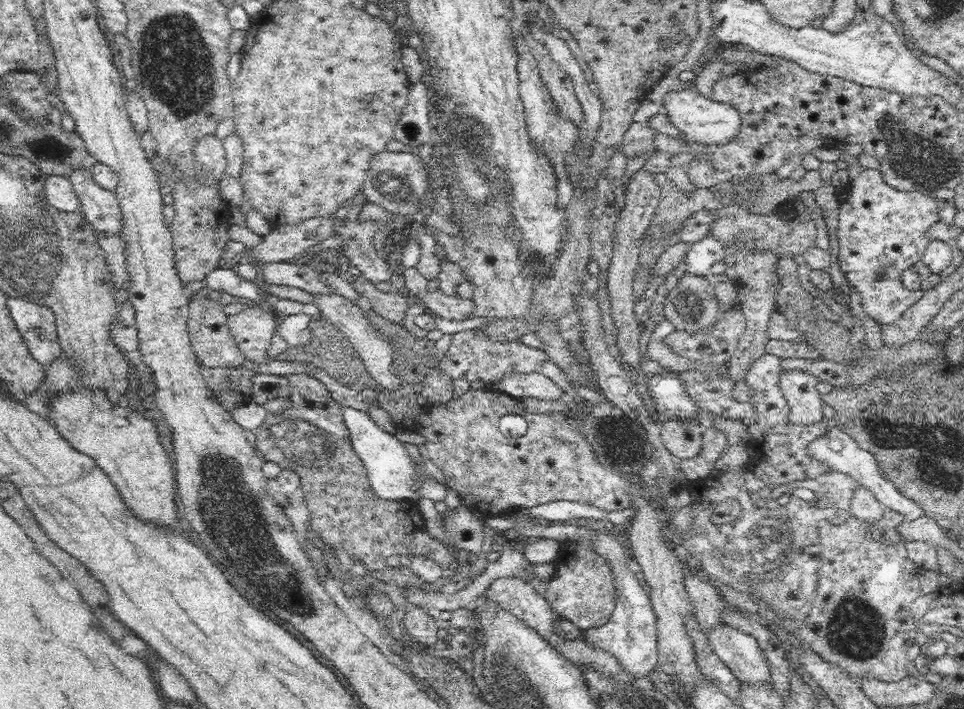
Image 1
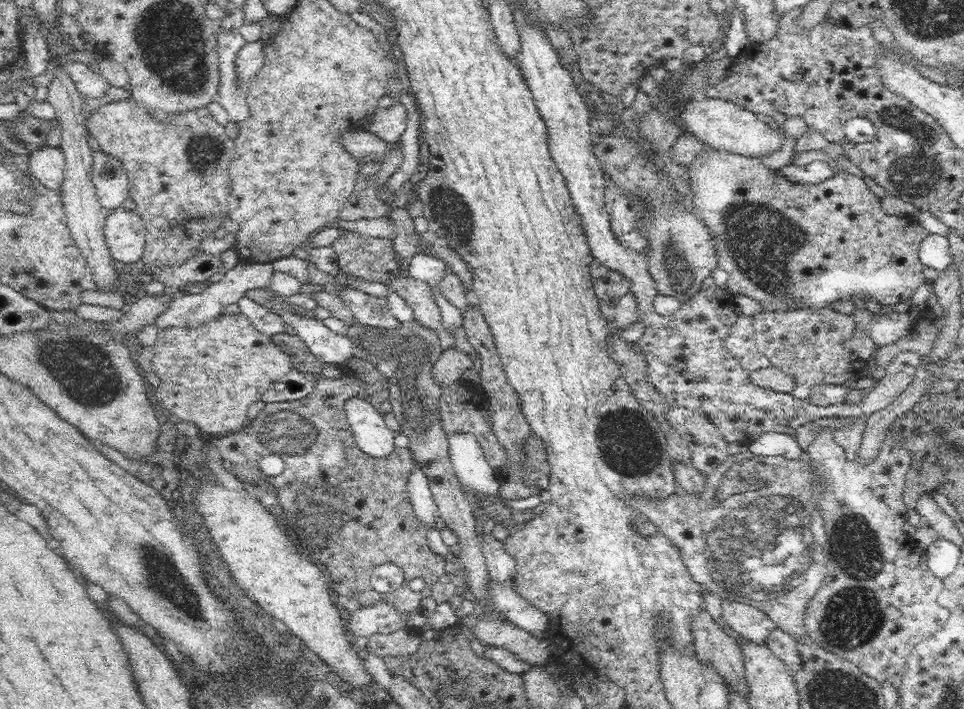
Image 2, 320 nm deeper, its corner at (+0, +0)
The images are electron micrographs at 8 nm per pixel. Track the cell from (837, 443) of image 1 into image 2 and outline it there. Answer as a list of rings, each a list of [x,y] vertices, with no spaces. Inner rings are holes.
[[[763,433],[748,447],[751,455],[760,457],[782,455],[784,458],[794,459],[803,453],[798,448],[795,437],[784,433]]]

